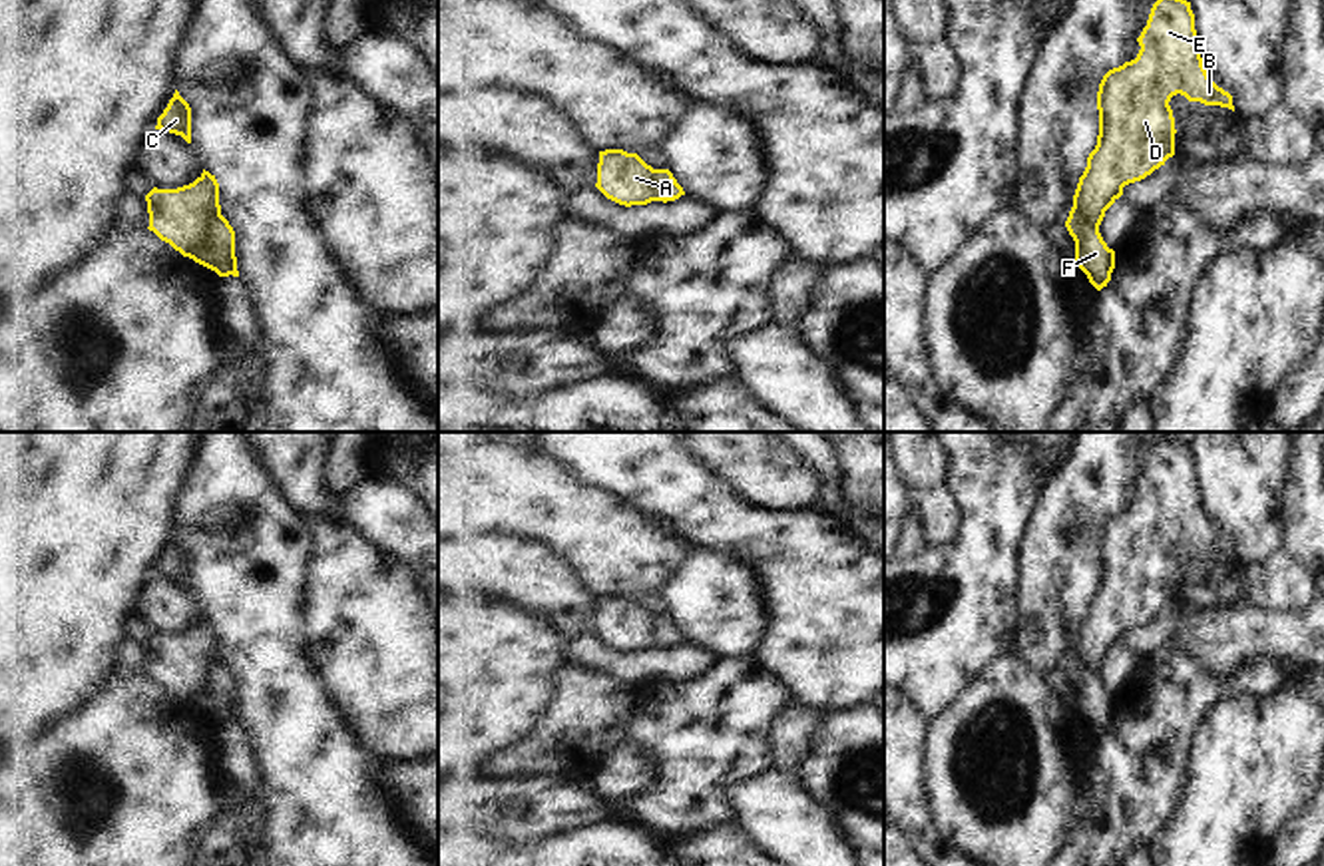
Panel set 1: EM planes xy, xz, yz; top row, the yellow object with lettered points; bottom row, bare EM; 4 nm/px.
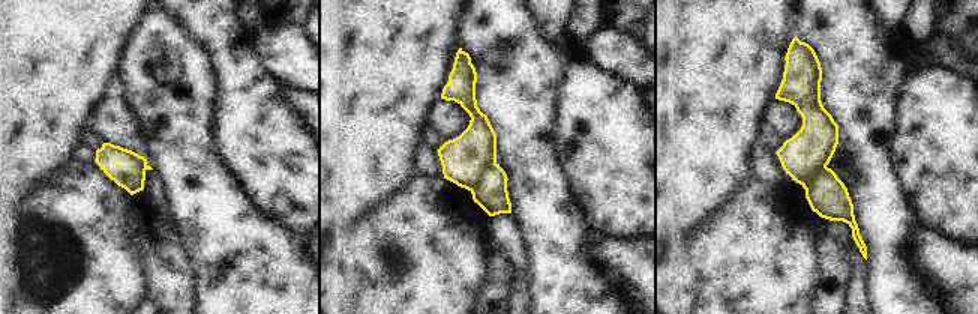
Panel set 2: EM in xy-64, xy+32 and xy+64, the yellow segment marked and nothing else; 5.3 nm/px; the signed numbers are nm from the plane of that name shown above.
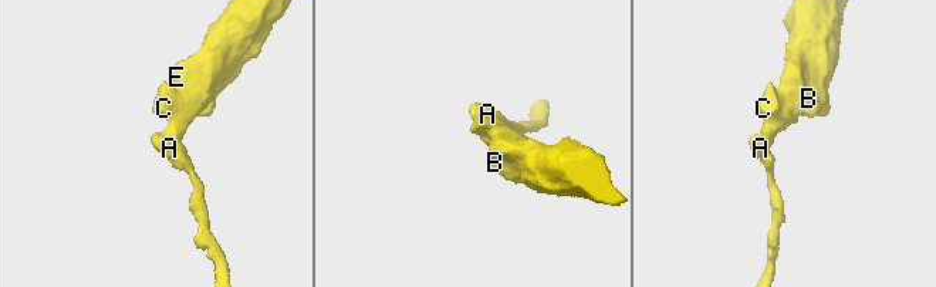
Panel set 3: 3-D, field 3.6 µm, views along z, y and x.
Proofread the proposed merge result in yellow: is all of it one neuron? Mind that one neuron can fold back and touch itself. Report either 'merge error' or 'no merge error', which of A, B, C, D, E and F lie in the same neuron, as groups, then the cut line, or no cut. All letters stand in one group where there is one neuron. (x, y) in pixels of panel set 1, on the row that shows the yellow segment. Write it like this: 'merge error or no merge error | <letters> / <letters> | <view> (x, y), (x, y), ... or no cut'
merge error | A B C D E / F | xy (220, 214), (212, 223), (210, 239), (192, 257)

